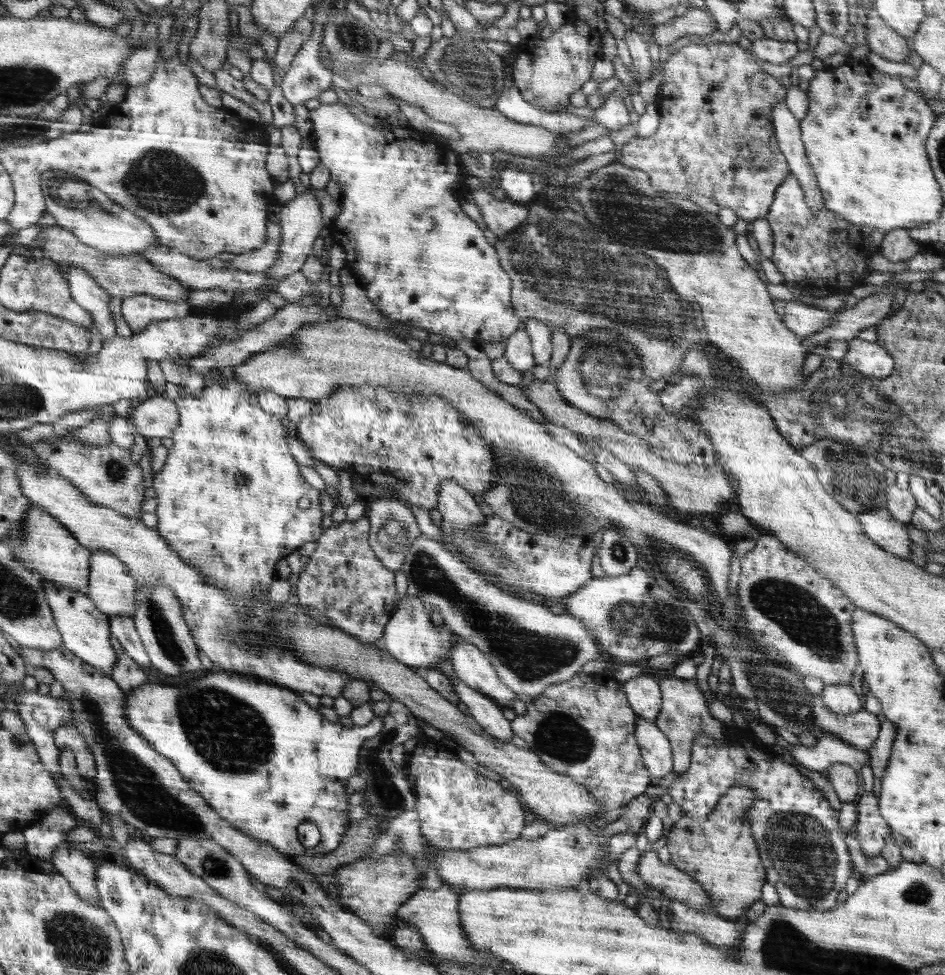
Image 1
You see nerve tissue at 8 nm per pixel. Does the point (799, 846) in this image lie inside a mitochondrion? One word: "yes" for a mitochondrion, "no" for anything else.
yes

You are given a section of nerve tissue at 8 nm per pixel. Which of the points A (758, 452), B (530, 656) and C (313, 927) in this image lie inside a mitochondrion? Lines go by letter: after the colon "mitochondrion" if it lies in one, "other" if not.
A: other
B: mitochondrion
C: other

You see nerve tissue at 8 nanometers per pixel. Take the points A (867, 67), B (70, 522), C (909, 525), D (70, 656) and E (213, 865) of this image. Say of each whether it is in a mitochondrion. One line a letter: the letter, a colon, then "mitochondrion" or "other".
A: other
B: other
C: other
D: other
E: mitochondrion

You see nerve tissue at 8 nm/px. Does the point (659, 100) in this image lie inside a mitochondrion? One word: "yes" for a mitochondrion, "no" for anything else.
no

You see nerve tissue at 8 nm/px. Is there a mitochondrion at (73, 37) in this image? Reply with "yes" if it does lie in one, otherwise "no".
no

